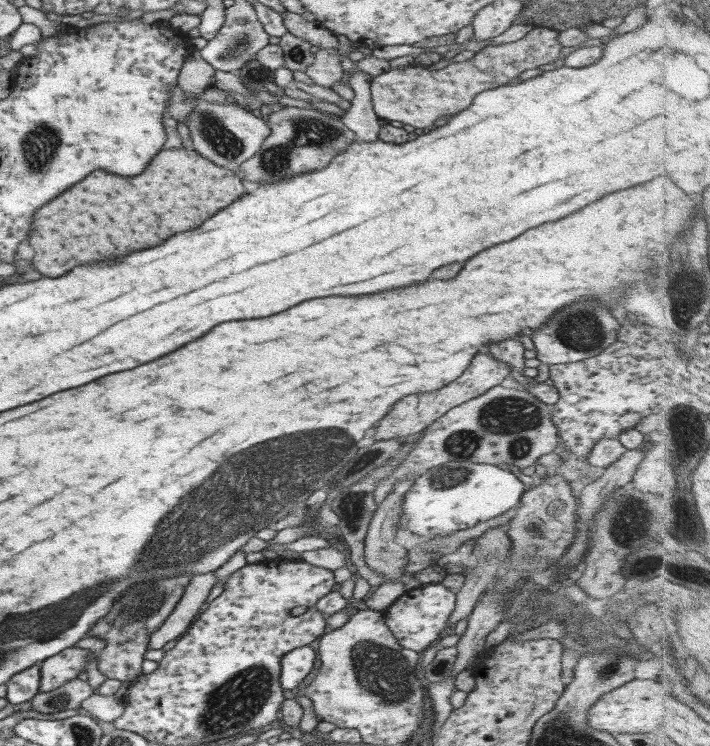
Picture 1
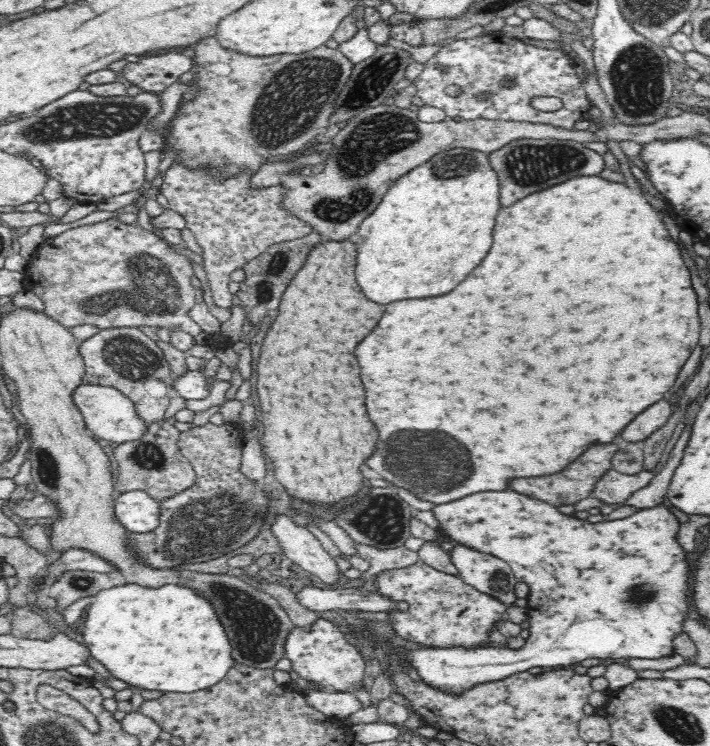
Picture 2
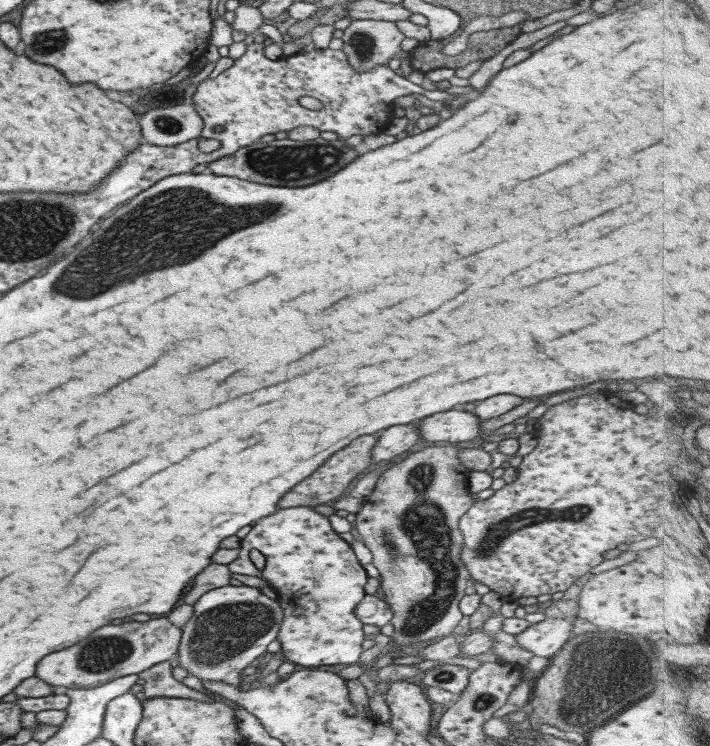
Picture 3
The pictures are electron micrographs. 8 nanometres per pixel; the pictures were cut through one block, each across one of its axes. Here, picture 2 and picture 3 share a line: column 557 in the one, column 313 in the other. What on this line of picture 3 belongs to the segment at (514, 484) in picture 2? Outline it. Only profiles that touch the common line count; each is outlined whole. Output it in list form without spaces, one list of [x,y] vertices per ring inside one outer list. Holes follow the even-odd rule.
[[[377,434],[355,438],[347,448],[335,452],[335,456],[331,456],[323,466],[319,466],[311,476],[307,476],[307,480],[301,480],[295,488],[291,488],[291,492],[287,492],[283,496],[283,500],[279,500],[279,506],[281,508],[298,507],[299,505],[314,507],[317,504],[326,504],[329,501],[334,502],[340,498],[343,490],[349,486],[351,480],[357,474],[363,472],[371,463],[371,449],[374,448],[377,440]]]

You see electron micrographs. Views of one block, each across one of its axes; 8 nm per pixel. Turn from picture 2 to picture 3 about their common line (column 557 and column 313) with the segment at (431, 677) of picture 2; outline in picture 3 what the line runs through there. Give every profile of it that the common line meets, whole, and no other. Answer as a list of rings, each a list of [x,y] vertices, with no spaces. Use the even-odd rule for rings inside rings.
[[[307,505],[281,508],[275,514],[257,520],[251,532],[240,540],[238,549],[237,558],[226,564],[229,572],[245,574],[247,578],[255,575],[264,579],[268,592],[277,599],[279,605],[286,607],[279,632],[275,636],[277,642],[280,642],[280,651],[284,660],[298,668],[307,669],[313,669],[315,666],[333,666],[333,664],[352,665],[358,662],[367,638],[361,631],[362,623],[354,615],[354,608],[365,595],[363,586],[367,576],[355,559],[349,544],[333,532],[327,517]],[[250,550],[259,550],[265,556],[265,566],[261,571],[257,570],[249,560]]]

